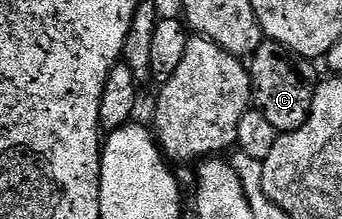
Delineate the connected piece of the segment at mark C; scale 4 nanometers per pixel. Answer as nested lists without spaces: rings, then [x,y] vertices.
[[[263,39],[261,43],[248,60],[253,107],[268,118],[270,125],[276,126],[279,134],[295,132],[310,117],[316,87],[315,65],[274,40]]]

